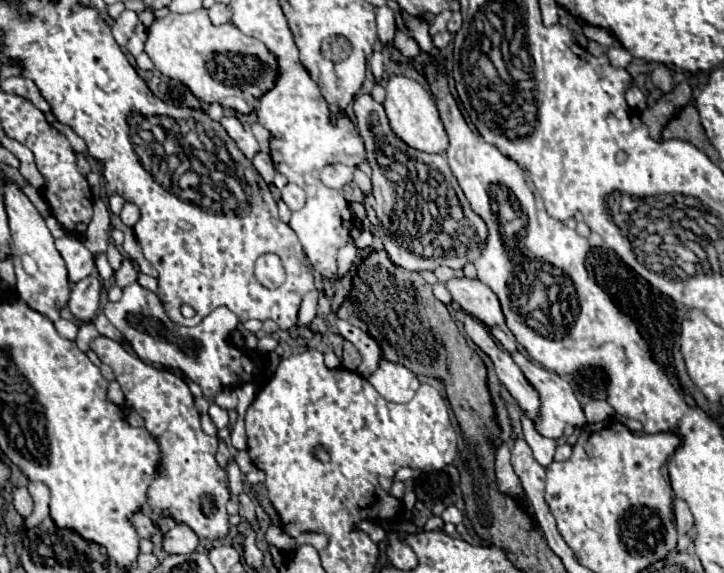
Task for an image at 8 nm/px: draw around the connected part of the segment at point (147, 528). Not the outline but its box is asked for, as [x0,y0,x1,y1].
[132,512,156,538]

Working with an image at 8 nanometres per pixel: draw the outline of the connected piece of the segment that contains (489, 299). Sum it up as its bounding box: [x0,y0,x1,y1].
[446,278,506,330]

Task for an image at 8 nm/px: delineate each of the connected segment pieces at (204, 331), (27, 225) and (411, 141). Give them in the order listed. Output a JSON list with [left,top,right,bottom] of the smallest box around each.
[[104,284,262,400],[4,182,70,322],[384,76,448,154]]

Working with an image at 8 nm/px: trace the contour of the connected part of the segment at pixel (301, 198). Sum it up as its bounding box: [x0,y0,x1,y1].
[282,184,306,212]

